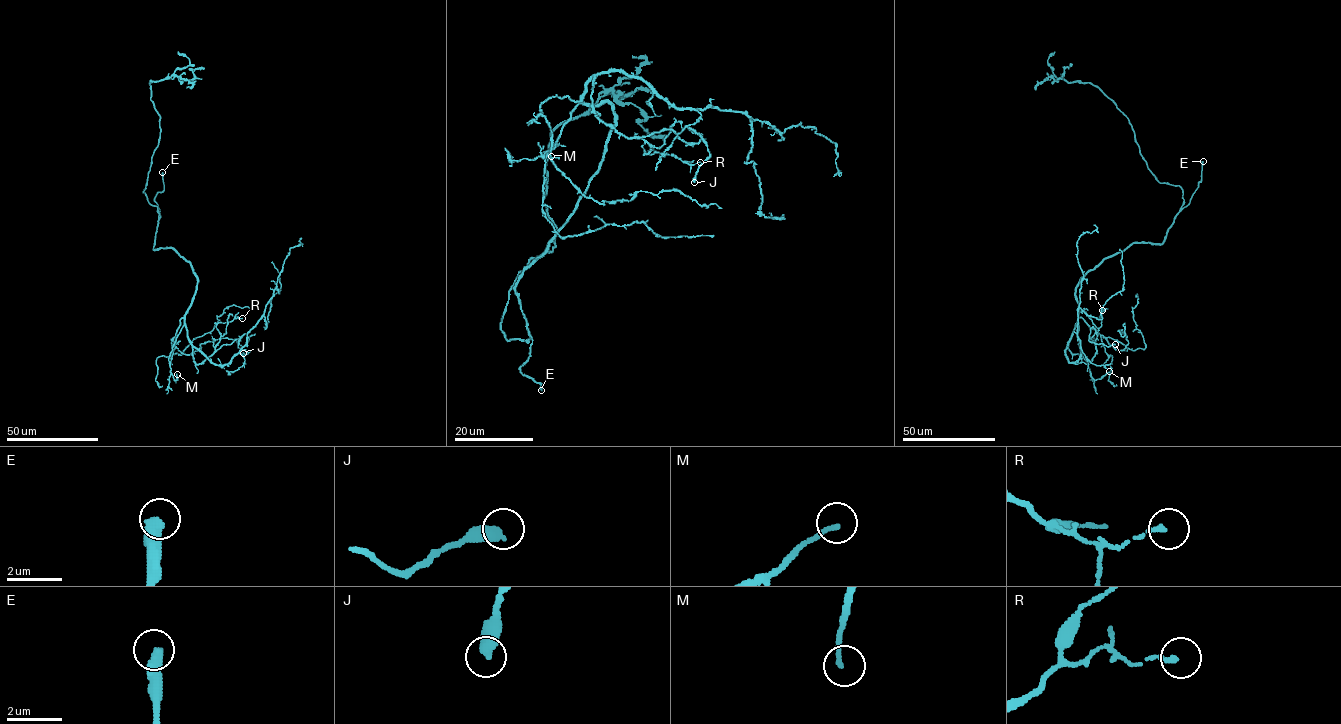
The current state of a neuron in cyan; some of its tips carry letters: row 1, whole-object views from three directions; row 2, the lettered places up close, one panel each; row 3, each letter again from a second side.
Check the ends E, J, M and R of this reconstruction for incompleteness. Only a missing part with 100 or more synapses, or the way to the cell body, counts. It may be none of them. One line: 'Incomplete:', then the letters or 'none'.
Incomplete: E

